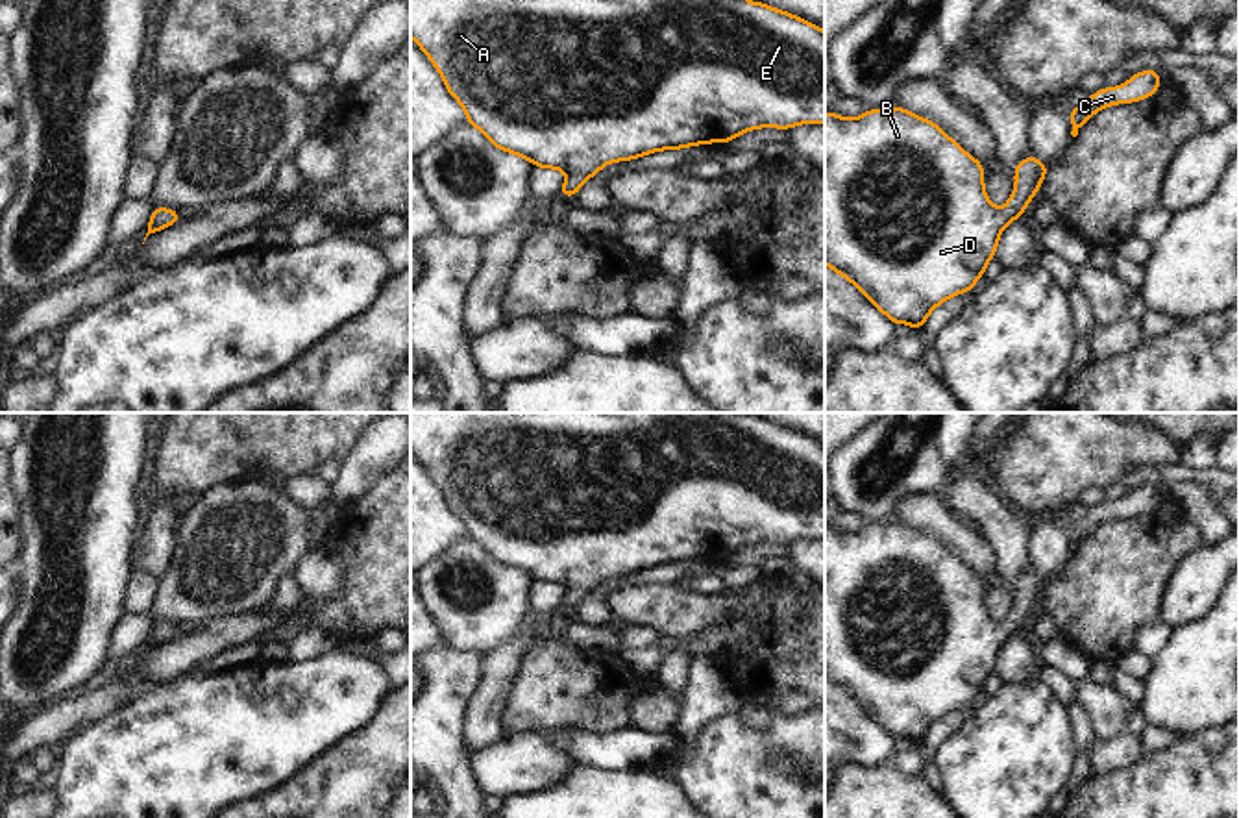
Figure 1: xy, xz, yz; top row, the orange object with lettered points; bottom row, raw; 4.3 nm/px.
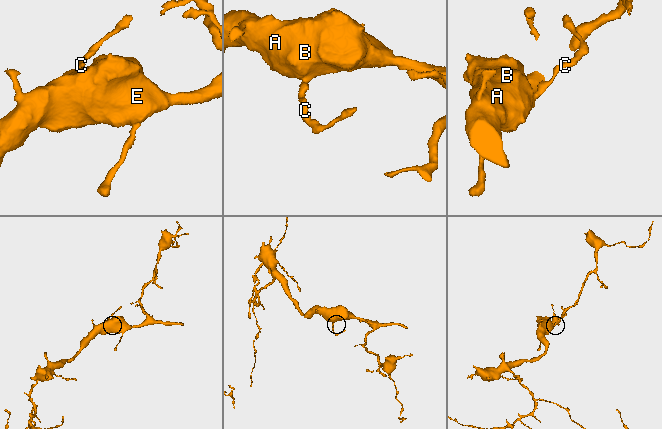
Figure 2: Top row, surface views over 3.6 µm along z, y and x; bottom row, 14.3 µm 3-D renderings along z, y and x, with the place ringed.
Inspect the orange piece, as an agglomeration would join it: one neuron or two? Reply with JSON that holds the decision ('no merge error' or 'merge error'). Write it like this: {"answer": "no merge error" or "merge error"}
{"answer": "no merge error"}

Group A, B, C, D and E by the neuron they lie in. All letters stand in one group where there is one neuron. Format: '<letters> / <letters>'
A B C D E

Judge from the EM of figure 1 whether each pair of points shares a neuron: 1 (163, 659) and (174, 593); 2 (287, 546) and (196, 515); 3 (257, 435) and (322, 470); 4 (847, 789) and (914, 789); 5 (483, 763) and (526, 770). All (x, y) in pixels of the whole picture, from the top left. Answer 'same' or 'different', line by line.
1: different
2: same
3: different
4: same
5: same

